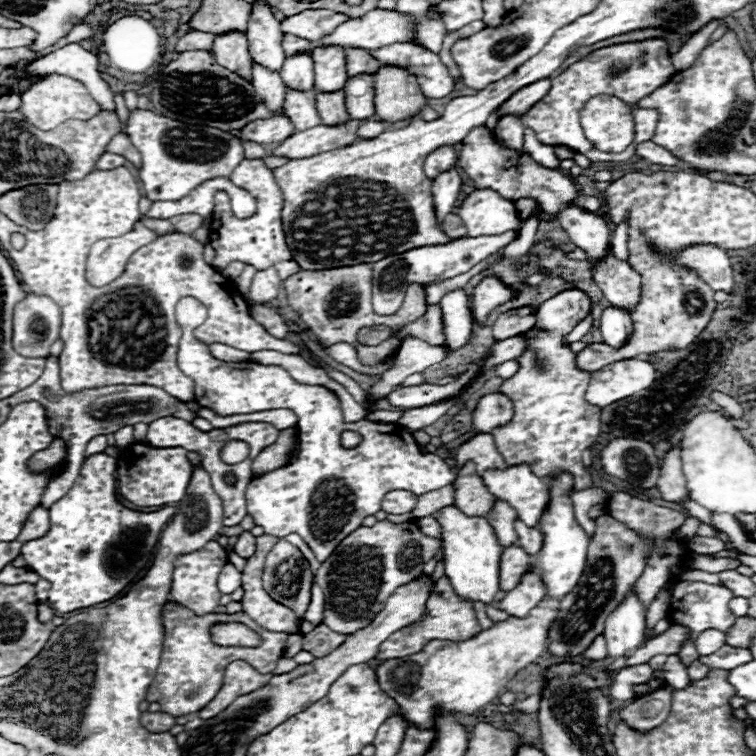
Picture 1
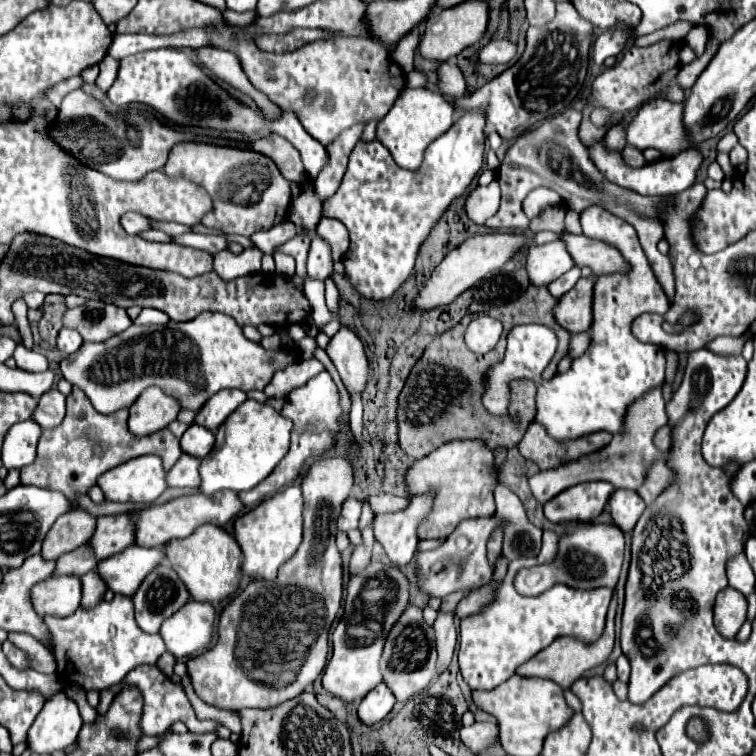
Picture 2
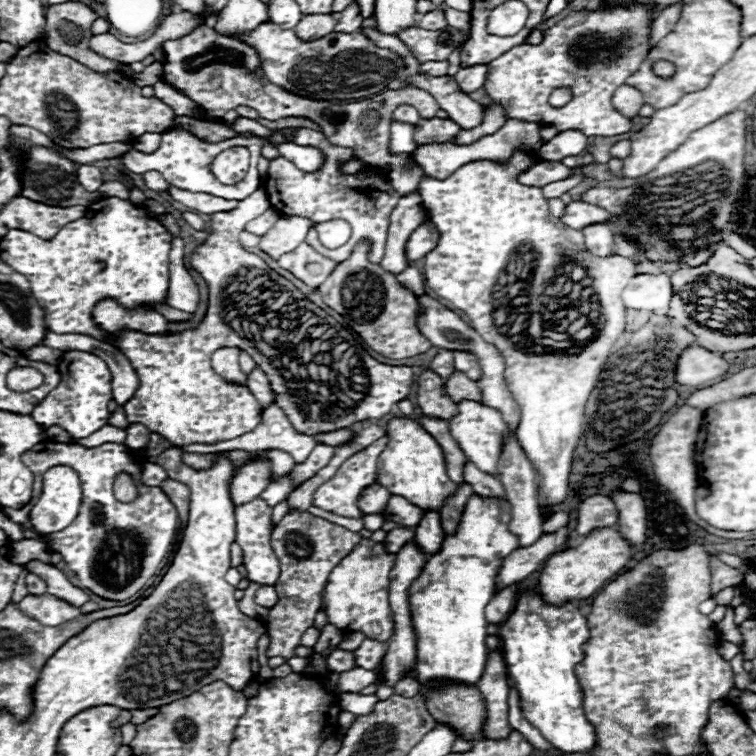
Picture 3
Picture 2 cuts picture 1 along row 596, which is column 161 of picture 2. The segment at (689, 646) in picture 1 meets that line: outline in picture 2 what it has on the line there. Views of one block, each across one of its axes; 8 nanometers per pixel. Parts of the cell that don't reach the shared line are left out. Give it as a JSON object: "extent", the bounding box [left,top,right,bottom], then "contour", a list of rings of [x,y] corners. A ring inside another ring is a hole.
{"extent":[96,666,220,736],"contour":[[[138,666],[138,668],[130,670],[126,674],[126,678],[118,686],[110,686],[110,690],[102,690],[100,692],[100,704],[96,708],[98,714],[106,714],[106,710],[112,704],[112,698],[120,692],[120,688],[130,686],[130,684],[138,686],[142,690],[142,696],[144,696],[144,714],[142,714],[142,724],[140,726],[142,726],[142,732],[146,736],[162,734],[162,732],[166,732],[178,720],[186,722],[186,726],[188,726],[190,732],[214,732],[220,726],[218,720],[198,720],[196,714],[194,714],[194,710],[192,710],[192,706],[190,706],[190,702],[188,702],[188,698],[186,698],[186,694],[184,694],[184,688],[178,686],[178,684],[174,684],[168,676],[164,676],[158,670],[158,666]]]}

